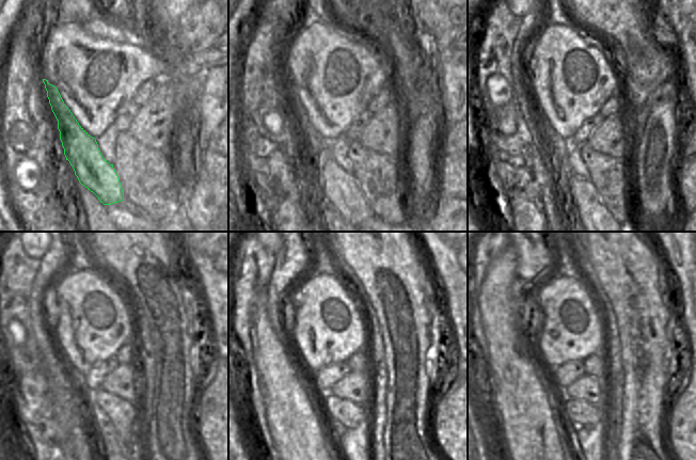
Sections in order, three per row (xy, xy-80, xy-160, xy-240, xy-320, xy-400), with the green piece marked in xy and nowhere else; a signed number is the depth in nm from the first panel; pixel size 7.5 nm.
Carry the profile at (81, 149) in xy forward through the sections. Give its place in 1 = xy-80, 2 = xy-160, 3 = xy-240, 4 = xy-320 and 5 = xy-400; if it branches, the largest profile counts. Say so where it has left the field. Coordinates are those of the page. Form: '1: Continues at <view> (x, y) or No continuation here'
1: Continues at xy-80 (341, 189)
2: Continues at xy-160 (587, 207)
3: Continues at xy-240 (108, 445)
4: Continues at xy-320 (337, 429)
5: Continues at xy-400 (572, 427).

